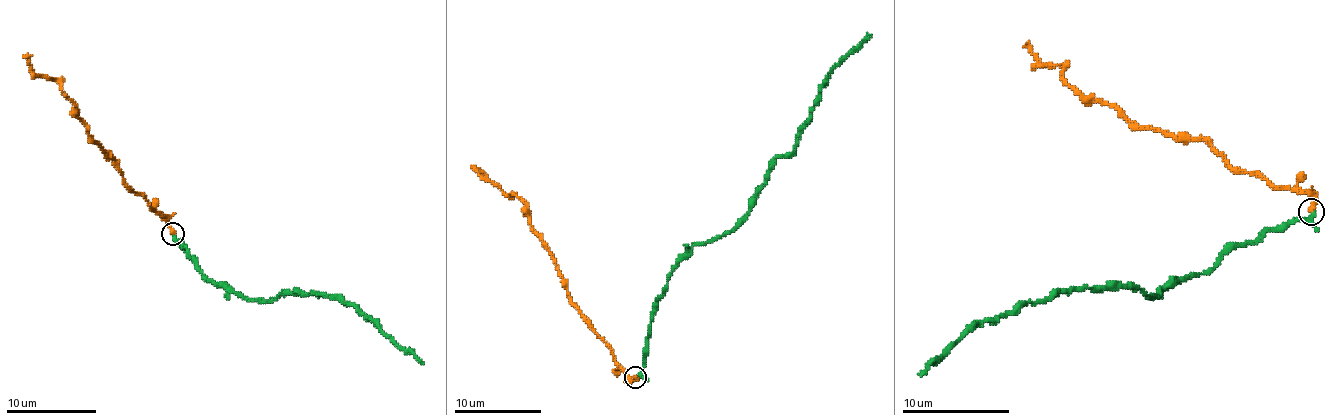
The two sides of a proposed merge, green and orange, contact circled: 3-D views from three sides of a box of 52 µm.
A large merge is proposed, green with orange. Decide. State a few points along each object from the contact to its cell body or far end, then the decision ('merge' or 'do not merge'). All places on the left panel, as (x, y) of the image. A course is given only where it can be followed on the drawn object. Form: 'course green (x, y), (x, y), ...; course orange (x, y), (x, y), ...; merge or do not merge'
course green (173, 233), (204, 276), (221, 282), (235, 294), (267, 300), (294, 292), (334, 297), (371, 319), (423, 364); course orange (173, 233), (162, 216), (131, 189), (112, 159), (80, 121), (77, 109), (55, 81), (38, 77), (23, 57); do not merge

